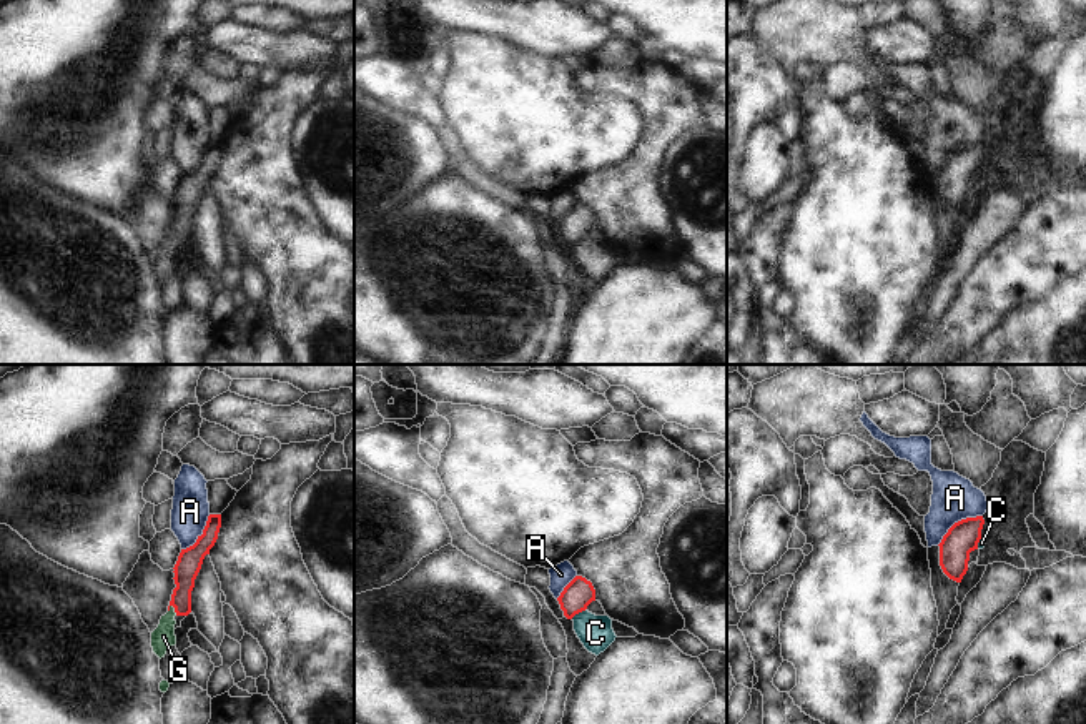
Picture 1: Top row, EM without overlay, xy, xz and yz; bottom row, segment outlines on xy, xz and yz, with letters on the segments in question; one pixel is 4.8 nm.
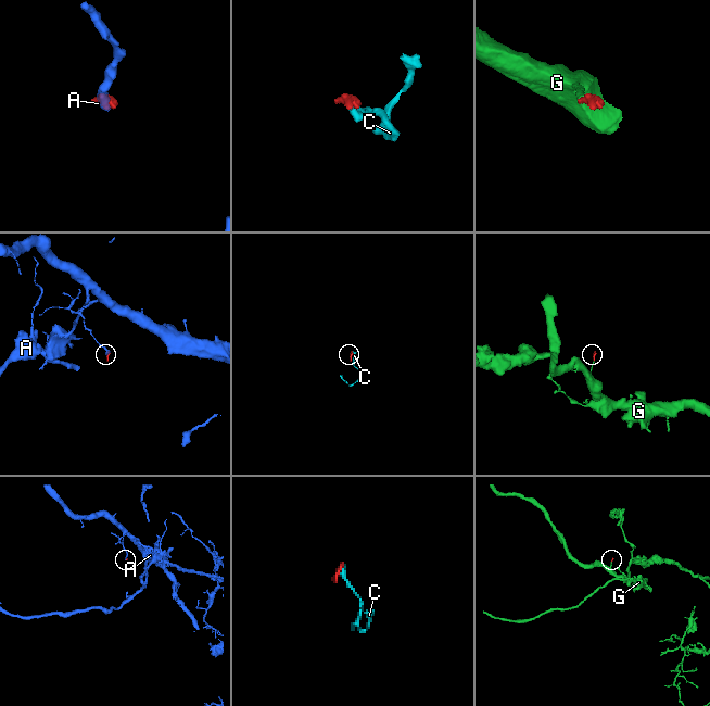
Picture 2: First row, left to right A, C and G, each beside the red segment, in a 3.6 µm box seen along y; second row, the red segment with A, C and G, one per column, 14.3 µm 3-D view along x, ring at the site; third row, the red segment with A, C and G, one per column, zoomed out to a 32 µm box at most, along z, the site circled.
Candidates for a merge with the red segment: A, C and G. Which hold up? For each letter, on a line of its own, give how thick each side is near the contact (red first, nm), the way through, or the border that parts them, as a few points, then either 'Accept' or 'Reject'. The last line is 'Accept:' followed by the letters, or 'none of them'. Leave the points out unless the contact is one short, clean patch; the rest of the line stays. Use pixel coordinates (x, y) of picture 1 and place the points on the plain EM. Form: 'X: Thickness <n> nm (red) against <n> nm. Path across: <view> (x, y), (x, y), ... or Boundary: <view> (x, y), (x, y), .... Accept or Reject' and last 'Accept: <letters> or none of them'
A: Thickness 160 nm (red) against 220 nm. Boundary: yz (982, 142), (958, 147), (937, 172). Reject
C: Thickness 150 nm (red) against 170 nm. Boundary: xz (586, 235), (571, 245). Reject
G: Thickness 120 nm (red) against 110 nm. Path across: xy (188, 192), (182, 228), (175, 237), (167, 248), (163, 263). Accept
Accept: G

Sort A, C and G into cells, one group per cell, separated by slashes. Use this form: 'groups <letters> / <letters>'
groups A C / G

